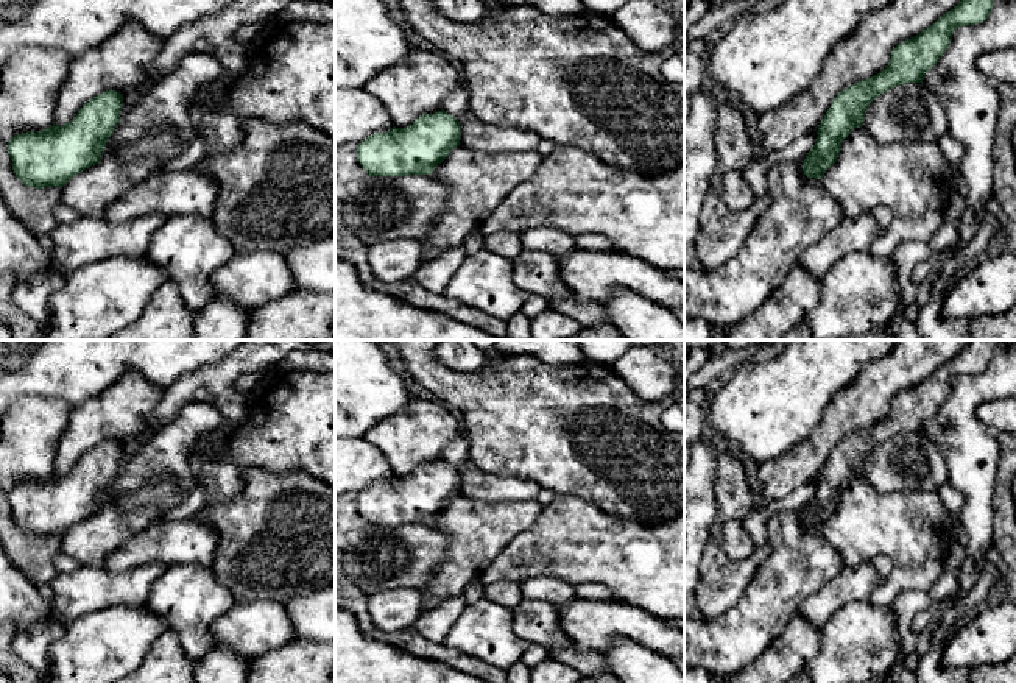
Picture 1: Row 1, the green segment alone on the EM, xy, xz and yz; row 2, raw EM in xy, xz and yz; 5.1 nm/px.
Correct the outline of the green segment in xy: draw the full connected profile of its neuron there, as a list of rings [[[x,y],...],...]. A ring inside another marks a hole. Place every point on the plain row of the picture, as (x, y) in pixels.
[[[106,440],[87,451],[64,476],[28,480],[8,491],[16,526],[37,538],[62,536],[100,511],[108,488],[120,472],[123,444]]]

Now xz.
[[[441,458],[407,477],[369,485],[357,496],[357,505],[369,526],[430,524],[460,490],[460,471]]]

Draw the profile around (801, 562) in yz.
[[[804,508],[767,521],[771,550],[731,610],[715,619],[684,614],[684,666],[732,677],[781,635],[809,596],[846,566],[821,529],[804,524]]]

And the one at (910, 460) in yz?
[[[908,432],[876,446],[865,462],[863,476],[880,494],[907,490],[938,493],[947,480],[947,469],[924,432]]]

